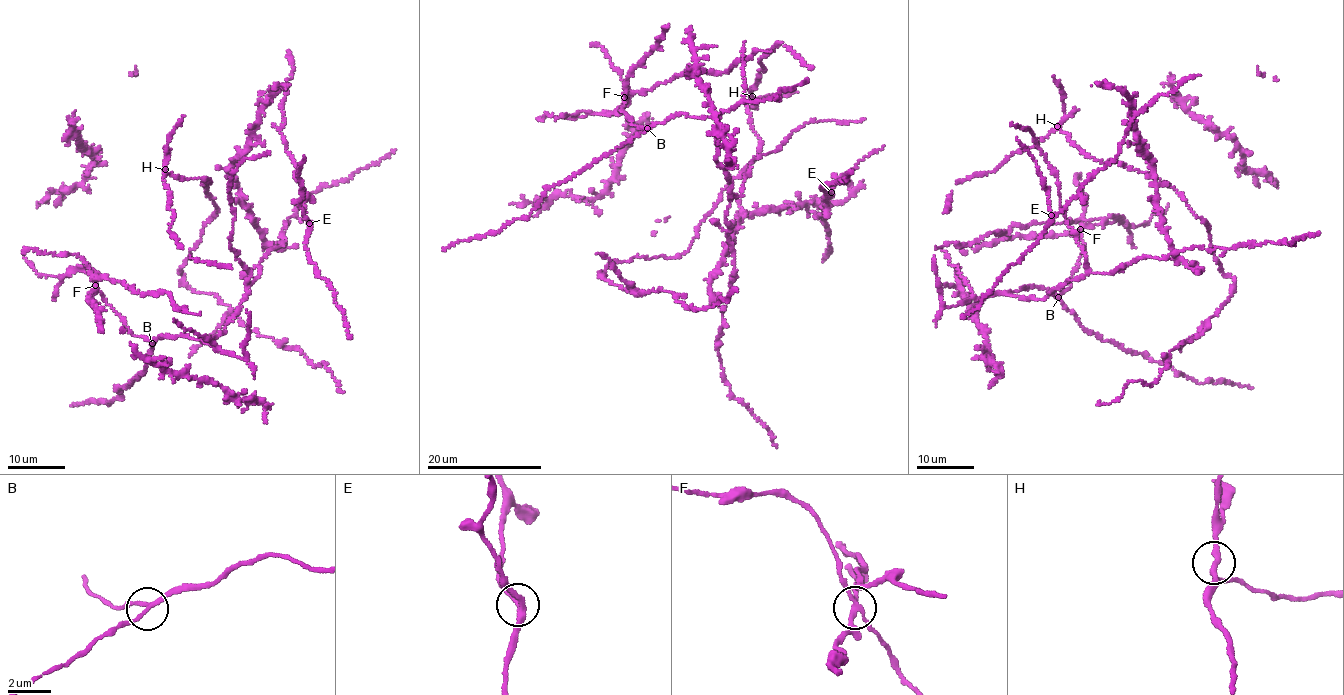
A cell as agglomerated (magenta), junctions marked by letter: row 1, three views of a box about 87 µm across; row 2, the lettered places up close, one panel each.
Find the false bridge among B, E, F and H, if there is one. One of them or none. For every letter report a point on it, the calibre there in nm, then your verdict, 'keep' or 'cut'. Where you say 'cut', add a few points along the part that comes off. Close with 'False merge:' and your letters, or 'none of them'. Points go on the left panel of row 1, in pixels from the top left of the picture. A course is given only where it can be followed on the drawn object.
B: place (152, 343); calibre 180 nm; keep
E: place (309, 223); calibre 240 nm; keep
F: place (95, 285); calibre 200 nm; cut; course (95, 285), (95, 271), (97, 279), (112, 280), (133, 290), (169, 293), (177, 309), (201, 313)
H: place (165, 169); calibre 200 nm; keep
False merge: F

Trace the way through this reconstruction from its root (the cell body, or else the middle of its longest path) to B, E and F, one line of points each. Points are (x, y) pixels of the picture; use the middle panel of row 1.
B: (726, 212), (731, 183), (725, 169), (716, 158), (719, 152), (716, 119), (677, 113), (647, 128)
E: (726, 212), (735, 277), (718, 269), (743, 217), (807, 202), (823, 219), (814, 217), (831, 192)
F: (726, 212), (731, 183), (716, 158), (716, 119), (677, 113), (637, 128), (622, 112), (625, 97)

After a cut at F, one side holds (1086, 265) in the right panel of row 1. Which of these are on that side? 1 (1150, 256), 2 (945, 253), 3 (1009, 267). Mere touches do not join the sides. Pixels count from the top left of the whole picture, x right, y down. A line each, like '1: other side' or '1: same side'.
1: same side
2: same side
3: same side

